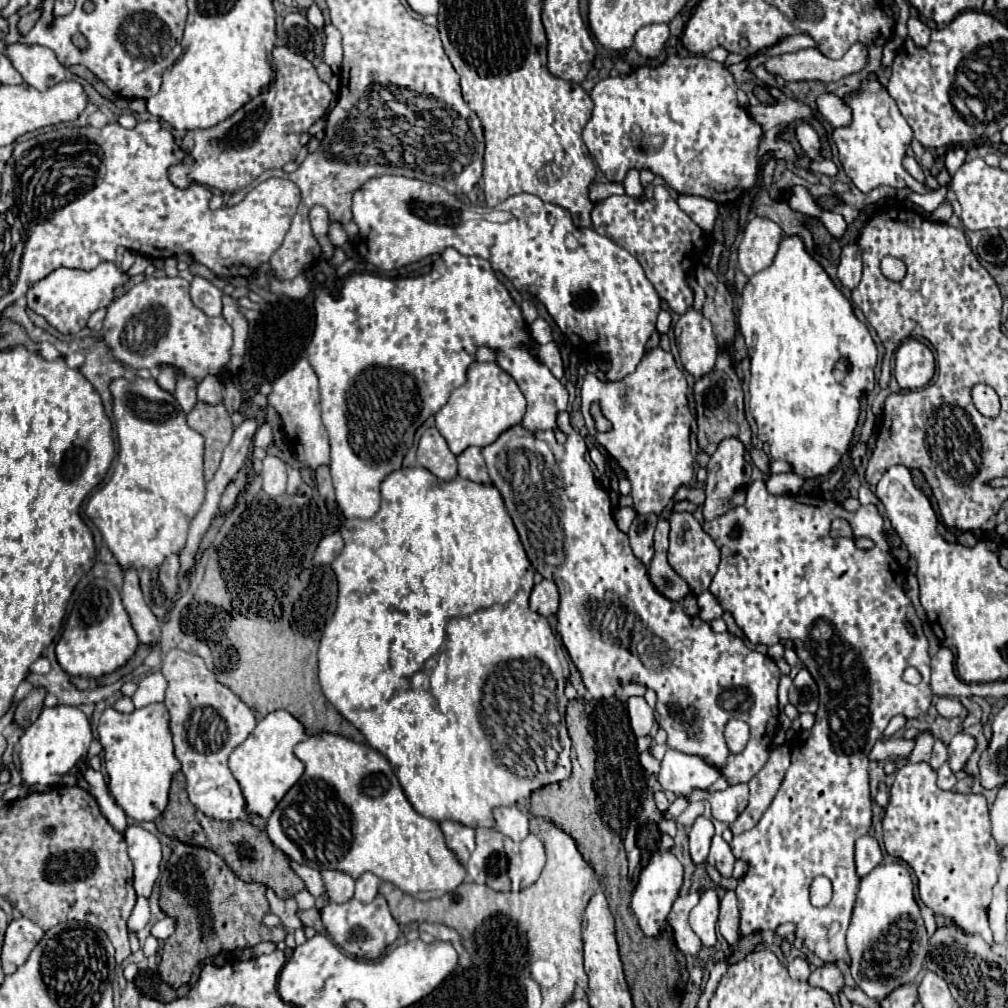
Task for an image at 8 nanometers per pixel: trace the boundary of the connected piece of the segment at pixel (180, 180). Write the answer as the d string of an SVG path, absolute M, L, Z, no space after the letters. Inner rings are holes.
M274 48L272 56L274 56L274 62L276 62L276 78L266 92L262 92L258 98L244 104L236 114L222 120L220 124L206 128L206 130L186 132L186 136L182 138L182 144L180 144L182 152L186 154L184 162L168 168L168 178L174 186L188 188L192 182L196 182L196 184L204 184L204 186L210 186L210 188L218 188L226 194L234 194L240 188L248 186L264 170L282 168L286 162L296 160L296 156L302 148L300 134L308 132L308 128L318 118L324 116L324 112L330 108L334 94L328 88L328 84L318 78L316 68L304 56L290 52L288 48Z

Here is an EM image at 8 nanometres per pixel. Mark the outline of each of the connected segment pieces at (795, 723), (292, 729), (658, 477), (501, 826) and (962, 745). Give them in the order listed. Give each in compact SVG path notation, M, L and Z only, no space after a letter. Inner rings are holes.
M800 714L796 720L792 720L792 728L798 730L810 730L814 724L814 714Z
M276 710L256 724L252 734L230 754L228 766L240 784L246 812L260 818L268 818L276 808L276 802L298 782L304 772L304 764L294 756L294 746L306 738L304 726L286 710Z
M662 348L646 350L638 368L622 380L602 382L594 374L583 378L580 411L588 434L594 436L626 472L632 484L634 510L638 514L660 514L676 490L682 484L690 484L694 476L694 456L690 452L692 414L686 394L688 384L684 374L676 368L674 356ZM592 402L598 402L604 416L608 416L612 432L596 432L590 416Z
M496 808L494 818L498 824L498 832L506 834L514 842L522 842L530 834L528 818L518 808Z
M964 732L956 734L950 740L950 744L948 744L948 766L950 766L952 772L958 772L958 770L964 768L964 764L968 762L974 746L976 746L974 738L964 734Z

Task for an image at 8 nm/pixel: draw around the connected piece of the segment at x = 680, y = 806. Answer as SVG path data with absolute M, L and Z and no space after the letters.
M676 798L672 804L670 804L670 808L664 812L664 818L666 820L676 820L684 810L686 810L686 806L688 806L688 800L686 798Z

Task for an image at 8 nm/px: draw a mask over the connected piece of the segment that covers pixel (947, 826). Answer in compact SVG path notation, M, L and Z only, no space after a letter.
M904 764L896 772L896 780L890 790L890 804L884 814L884 846L894 858L904 860L918 878L920 900L934 912L952 918L966 934L978 934L992 944L992 930L988 926L988 908L992 900L992 888L998 880L1000 856L996 842L990 834L990 816L984 796L954 794L936 786L936 772L926 764Z

